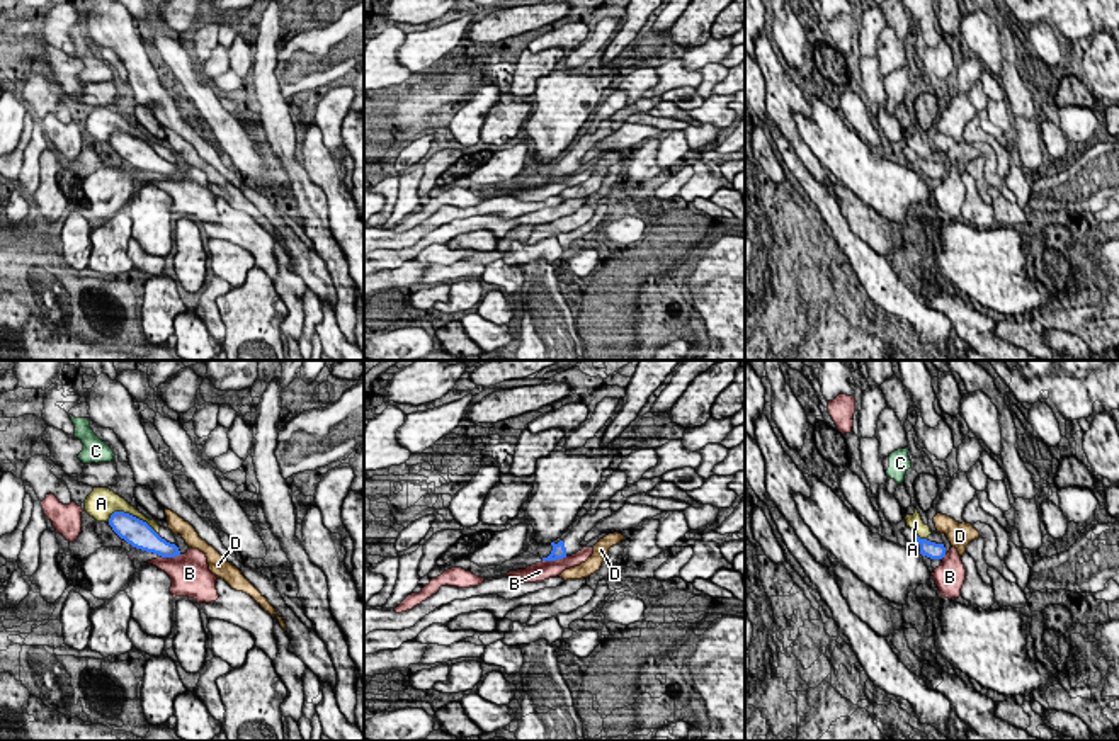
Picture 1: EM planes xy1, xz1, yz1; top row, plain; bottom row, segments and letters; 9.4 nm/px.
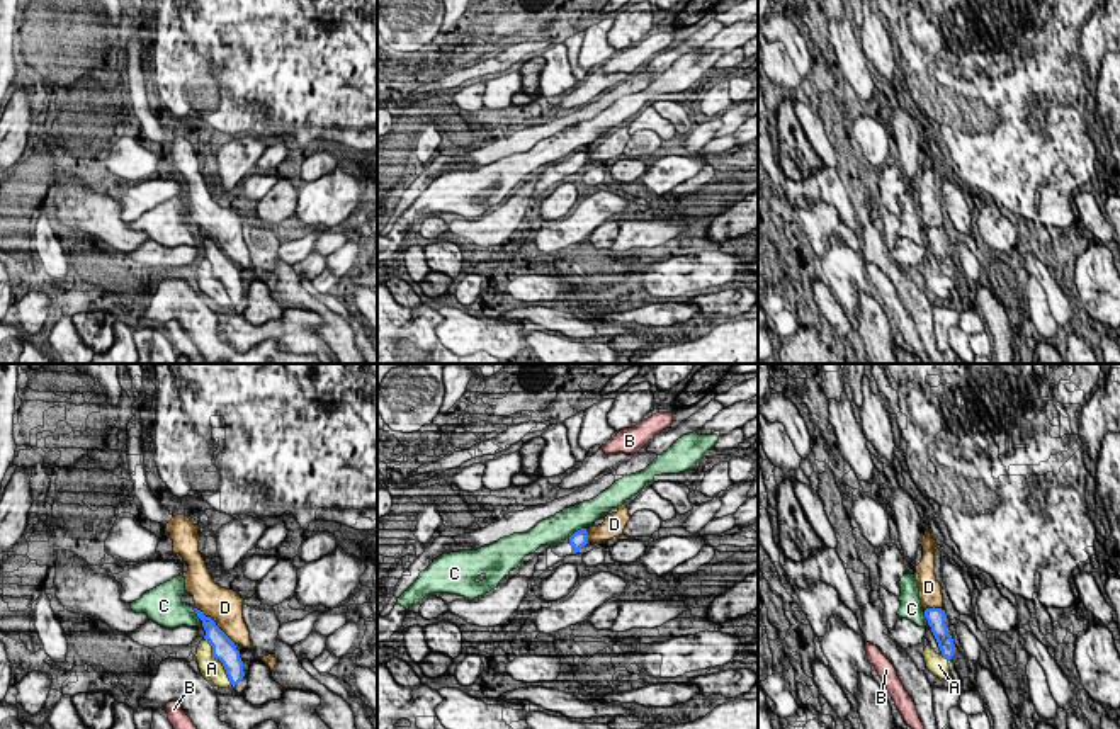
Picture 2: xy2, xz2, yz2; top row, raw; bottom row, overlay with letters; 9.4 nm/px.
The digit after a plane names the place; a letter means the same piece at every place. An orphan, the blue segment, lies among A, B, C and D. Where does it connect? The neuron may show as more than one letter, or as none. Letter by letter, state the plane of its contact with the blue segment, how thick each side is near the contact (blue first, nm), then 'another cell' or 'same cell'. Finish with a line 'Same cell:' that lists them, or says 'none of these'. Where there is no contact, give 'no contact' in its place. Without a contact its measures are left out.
A: xy1 | 260/200 nm | another cell
B: xz1 | 130/190 nm | another cell
C: xz2 | 160/260 nm | another cell
D: xy2 | 170/320 nm | another cell
Same cell: none of these

